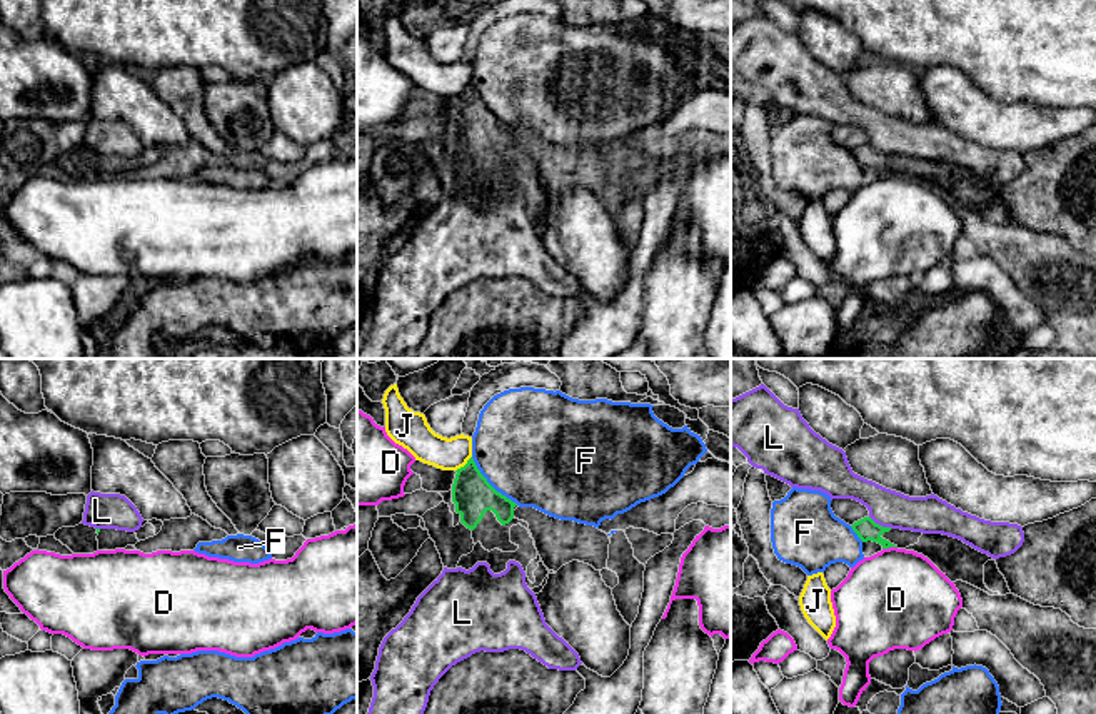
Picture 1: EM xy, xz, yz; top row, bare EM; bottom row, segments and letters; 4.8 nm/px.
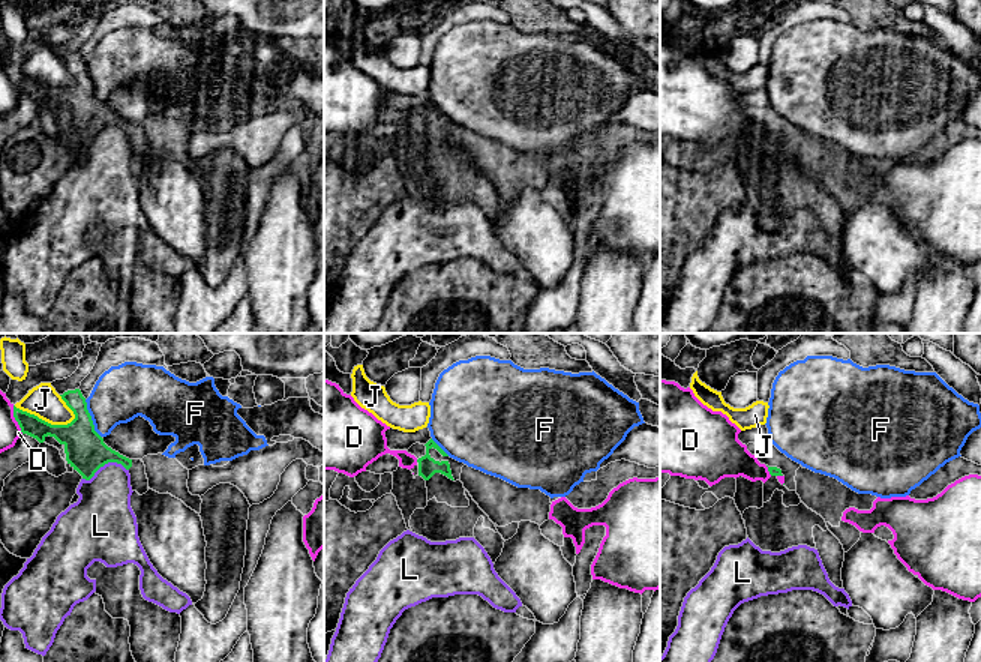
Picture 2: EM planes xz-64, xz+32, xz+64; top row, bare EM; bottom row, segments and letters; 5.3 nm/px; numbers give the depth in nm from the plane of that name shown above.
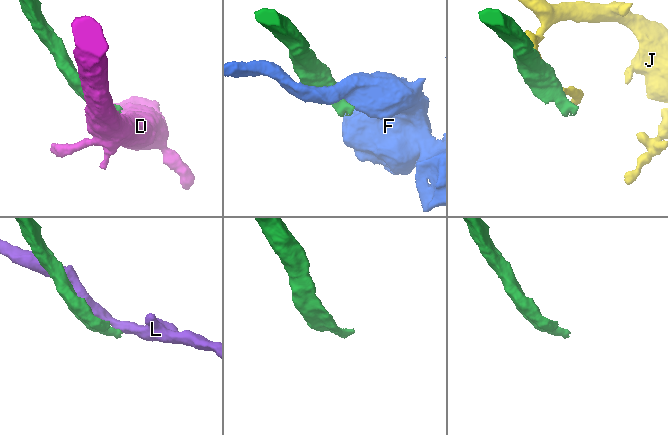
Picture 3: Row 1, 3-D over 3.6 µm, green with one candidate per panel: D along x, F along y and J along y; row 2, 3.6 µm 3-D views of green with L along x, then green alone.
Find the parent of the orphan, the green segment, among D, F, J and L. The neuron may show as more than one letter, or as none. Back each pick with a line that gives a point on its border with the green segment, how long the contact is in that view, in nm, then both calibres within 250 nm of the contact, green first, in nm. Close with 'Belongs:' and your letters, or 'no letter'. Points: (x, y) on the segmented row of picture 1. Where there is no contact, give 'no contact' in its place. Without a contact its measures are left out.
Belongs: no letter

